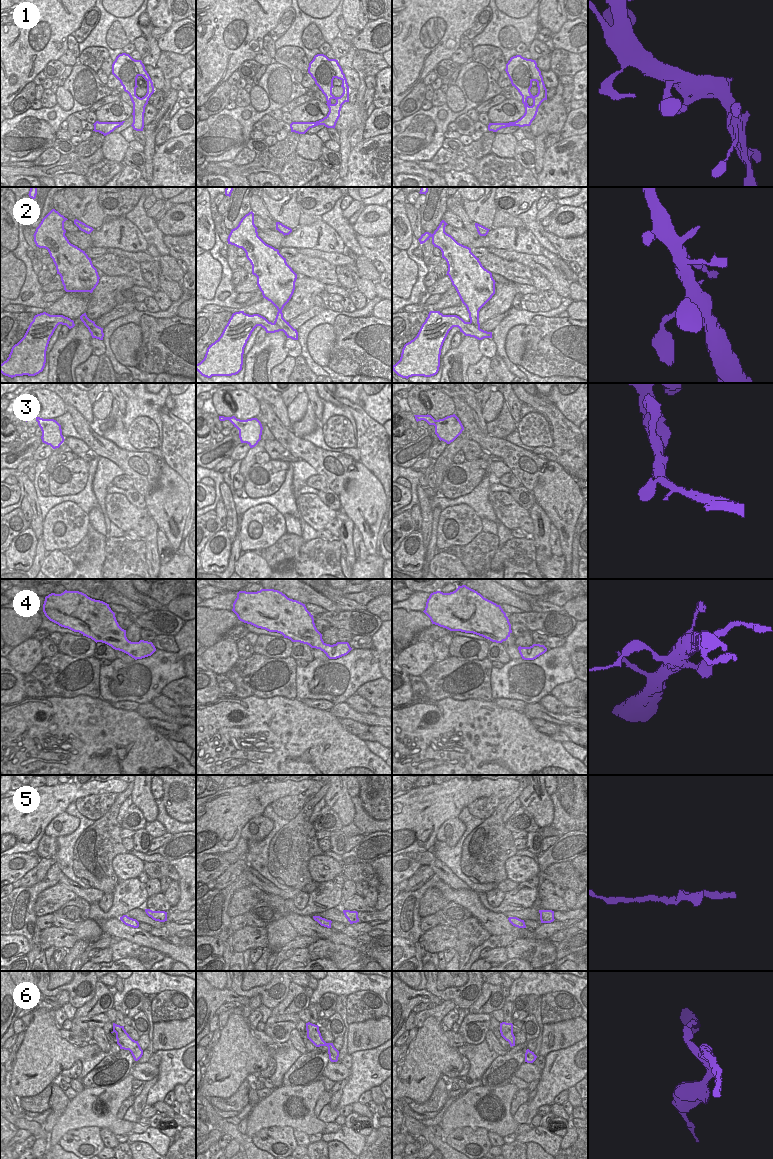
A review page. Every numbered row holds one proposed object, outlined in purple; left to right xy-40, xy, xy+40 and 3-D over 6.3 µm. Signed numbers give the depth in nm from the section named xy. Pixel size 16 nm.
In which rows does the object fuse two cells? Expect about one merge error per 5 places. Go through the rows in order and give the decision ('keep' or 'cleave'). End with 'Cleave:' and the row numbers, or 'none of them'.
1: keep
2: keep
3: keep
4: keep
5: keep
6: keep
Cleave: none of them

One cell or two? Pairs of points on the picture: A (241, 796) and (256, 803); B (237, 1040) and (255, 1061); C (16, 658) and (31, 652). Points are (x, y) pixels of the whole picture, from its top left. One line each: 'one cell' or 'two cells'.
A: one cell
B: one cell
C: one cell

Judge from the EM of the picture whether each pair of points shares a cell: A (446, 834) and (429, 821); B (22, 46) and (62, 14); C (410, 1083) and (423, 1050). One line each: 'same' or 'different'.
A: different
B: same
C: same

